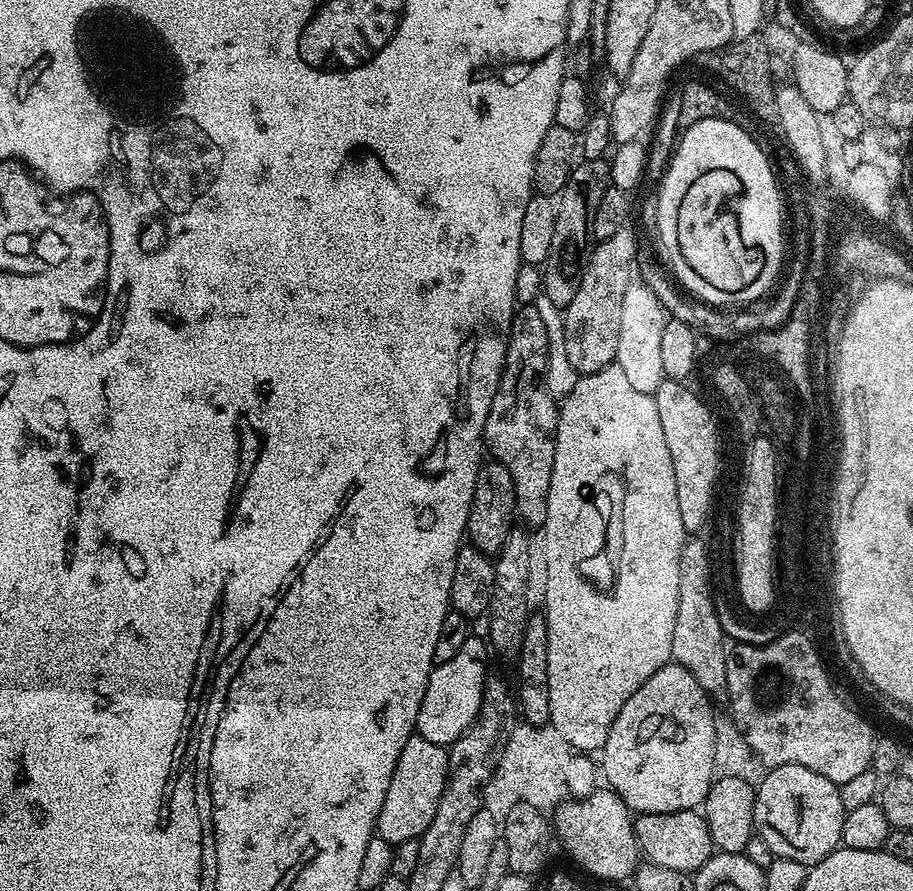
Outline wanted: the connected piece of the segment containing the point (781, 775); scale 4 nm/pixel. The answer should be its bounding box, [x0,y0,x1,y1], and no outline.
[755,764,845,866]

